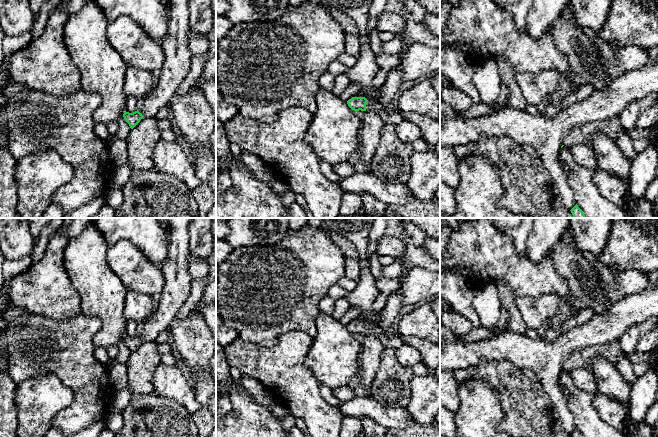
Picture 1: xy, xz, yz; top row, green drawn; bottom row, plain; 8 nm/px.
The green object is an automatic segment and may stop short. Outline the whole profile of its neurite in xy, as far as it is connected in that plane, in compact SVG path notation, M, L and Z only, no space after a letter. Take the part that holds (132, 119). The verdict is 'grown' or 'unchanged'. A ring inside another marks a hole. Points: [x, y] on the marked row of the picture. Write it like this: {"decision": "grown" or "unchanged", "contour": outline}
{"decision": "grown", "contour": "M170 0L168 41L162 44L165 59L160 77L142 106L135 112L124 112L123 117L134 128L143 117L155 117L160 108L167 106L191 67L188 47L189 0Z"}

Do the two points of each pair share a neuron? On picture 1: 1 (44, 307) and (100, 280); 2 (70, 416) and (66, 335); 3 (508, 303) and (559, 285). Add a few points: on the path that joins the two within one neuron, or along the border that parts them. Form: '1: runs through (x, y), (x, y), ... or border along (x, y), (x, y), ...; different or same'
1: border along (65, 270), (71, 284), (80, 297), (81, 311); different
2: runs through (80, 396), (80, 371), (69, 355); same
3: border along (495, 283), (502, 281), (516, 295); different

